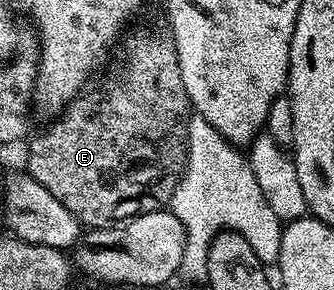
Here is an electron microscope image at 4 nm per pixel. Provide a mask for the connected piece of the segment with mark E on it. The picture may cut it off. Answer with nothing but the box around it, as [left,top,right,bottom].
[27,28,190,230]

